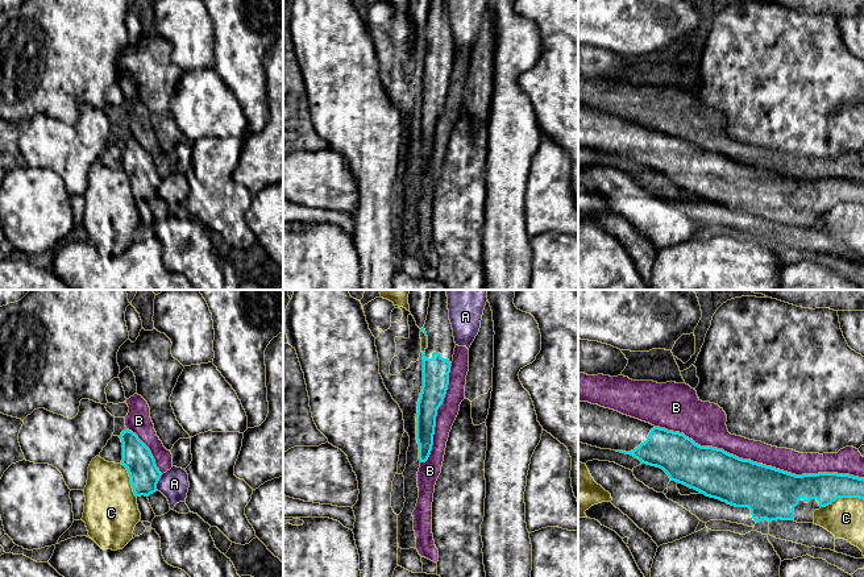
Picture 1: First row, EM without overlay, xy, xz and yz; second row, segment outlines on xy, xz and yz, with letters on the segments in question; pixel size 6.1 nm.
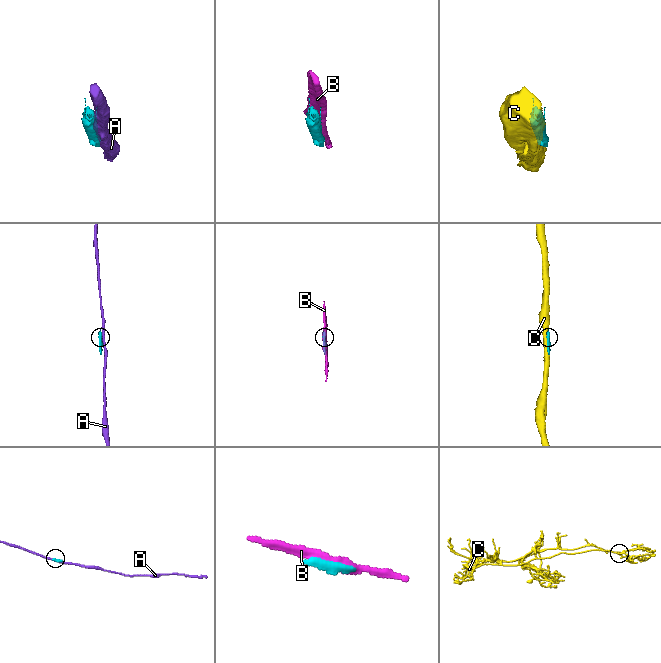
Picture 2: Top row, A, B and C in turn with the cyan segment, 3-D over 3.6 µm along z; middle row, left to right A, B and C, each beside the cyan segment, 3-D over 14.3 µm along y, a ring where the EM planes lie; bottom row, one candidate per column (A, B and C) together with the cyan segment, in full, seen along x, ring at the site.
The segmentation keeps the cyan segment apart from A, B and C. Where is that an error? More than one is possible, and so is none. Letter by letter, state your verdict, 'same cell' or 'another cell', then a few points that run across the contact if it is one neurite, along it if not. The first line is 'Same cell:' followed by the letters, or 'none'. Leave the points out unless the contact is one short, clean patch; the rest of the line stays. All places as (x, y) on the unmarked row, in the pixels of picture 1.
Same cell: none
A: another cell
B: another cell
C: another cell

